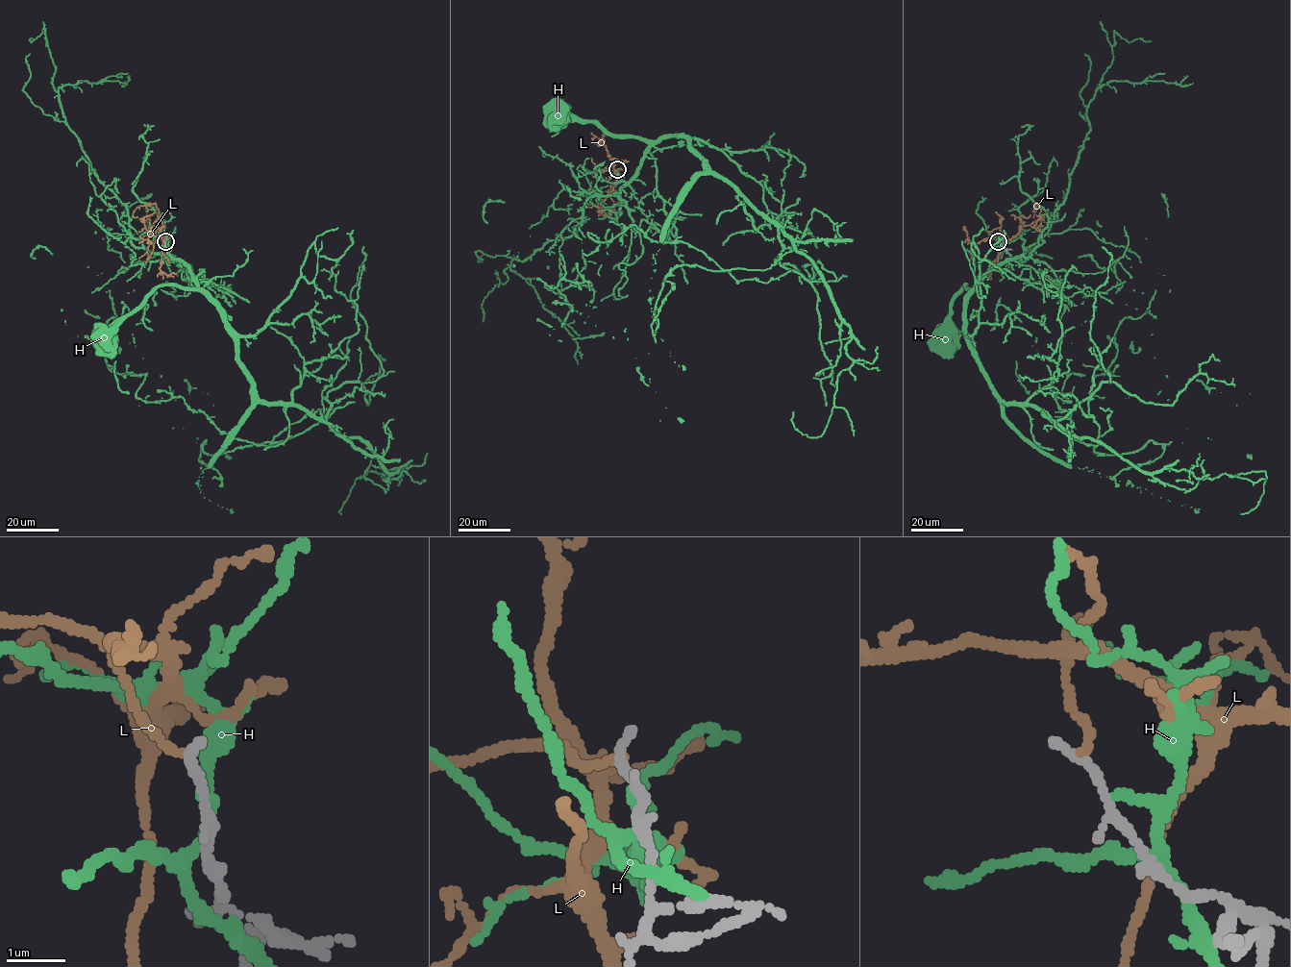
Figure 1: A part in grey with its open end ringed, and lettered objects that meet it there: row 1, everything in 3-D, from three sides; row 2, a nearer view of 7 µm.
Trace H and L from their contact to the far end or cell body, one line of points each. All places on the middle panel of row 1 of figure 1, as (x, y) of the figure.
H: (617, 172), (622, 180), (628, 182), (650, 145), (634, 137), (611, 136), (594, 123), (561, 121), (556, 116)
L: (616, 170), (612, 190), (601, 203), (602, 211), (613, 206), (613, 209), (589, 205)

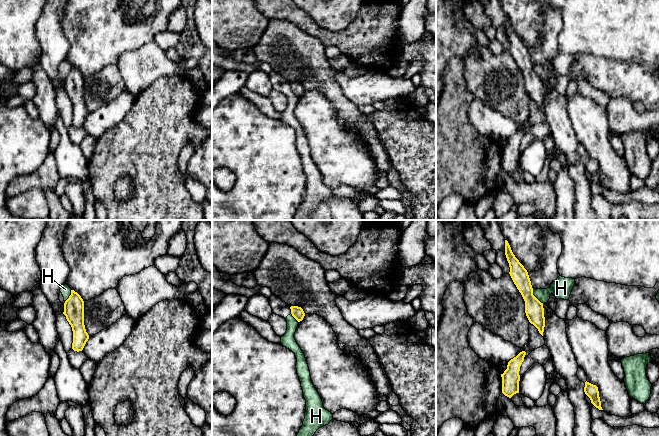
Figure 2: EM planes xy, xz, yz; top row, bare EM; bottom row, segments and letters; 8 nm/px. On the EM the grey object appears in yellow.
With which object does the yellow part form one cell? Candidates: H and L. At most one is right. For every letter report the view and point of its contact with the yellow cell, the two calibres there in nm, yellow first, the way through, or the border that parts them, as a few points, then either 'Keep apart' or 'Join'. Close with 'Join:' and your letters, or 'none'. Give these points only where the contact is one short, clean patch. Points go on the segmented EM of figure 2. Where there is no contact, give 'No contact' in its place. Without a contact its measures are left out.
H: Touches yellow at yz (534, 296). Thickness 150 nm (yellow) against 160 nm. Boundary: yz (532, 288), (532, 293), (543, 303). Keep apart
L: No contact. Keep apart
Join: none

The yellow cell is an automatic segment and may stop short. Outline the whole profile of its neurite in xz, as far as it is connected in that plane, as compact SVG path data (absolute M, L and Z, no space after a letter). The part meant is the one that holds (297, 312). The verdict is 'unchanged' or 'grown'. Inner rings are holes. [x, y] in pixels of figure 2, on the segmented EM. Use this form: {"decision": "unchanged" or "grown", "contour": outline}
{"decision": "unchanged", "contour": "M291 306L290 307L291 309L291 314L292 316L298 321L302 321L304 316L305 316L305 313L303 311L303 309L301 307L298 307L298 306Z"}

